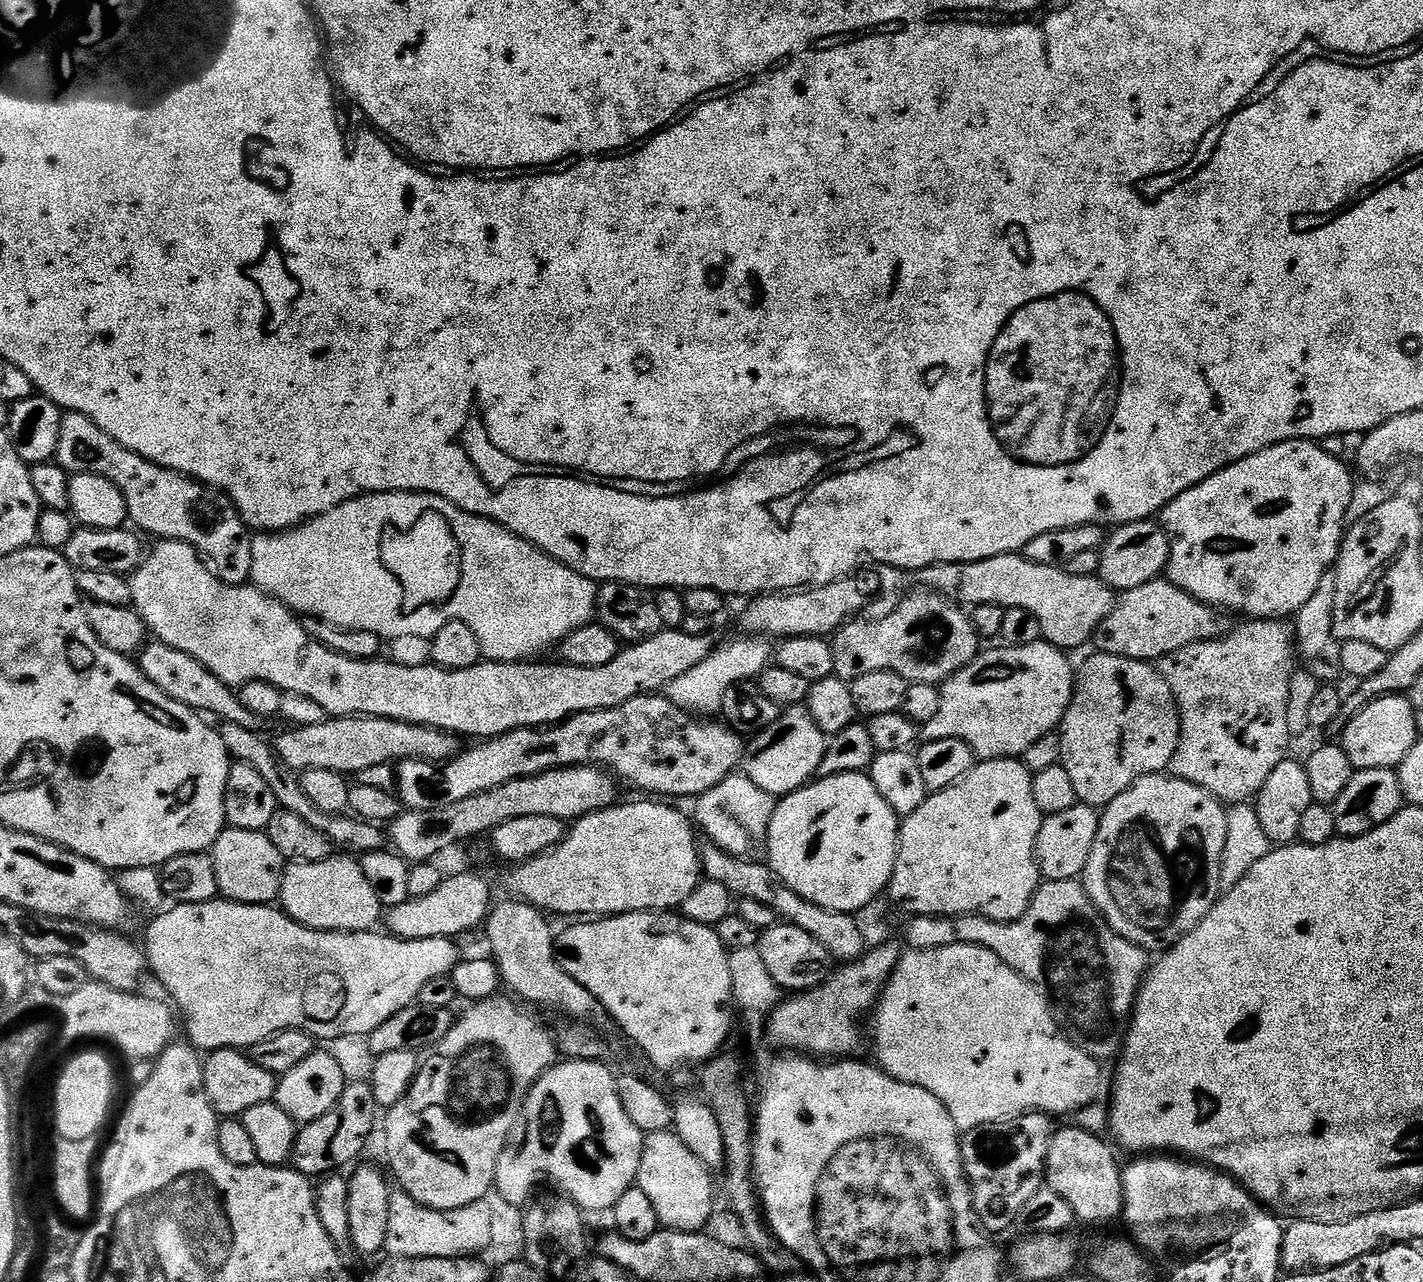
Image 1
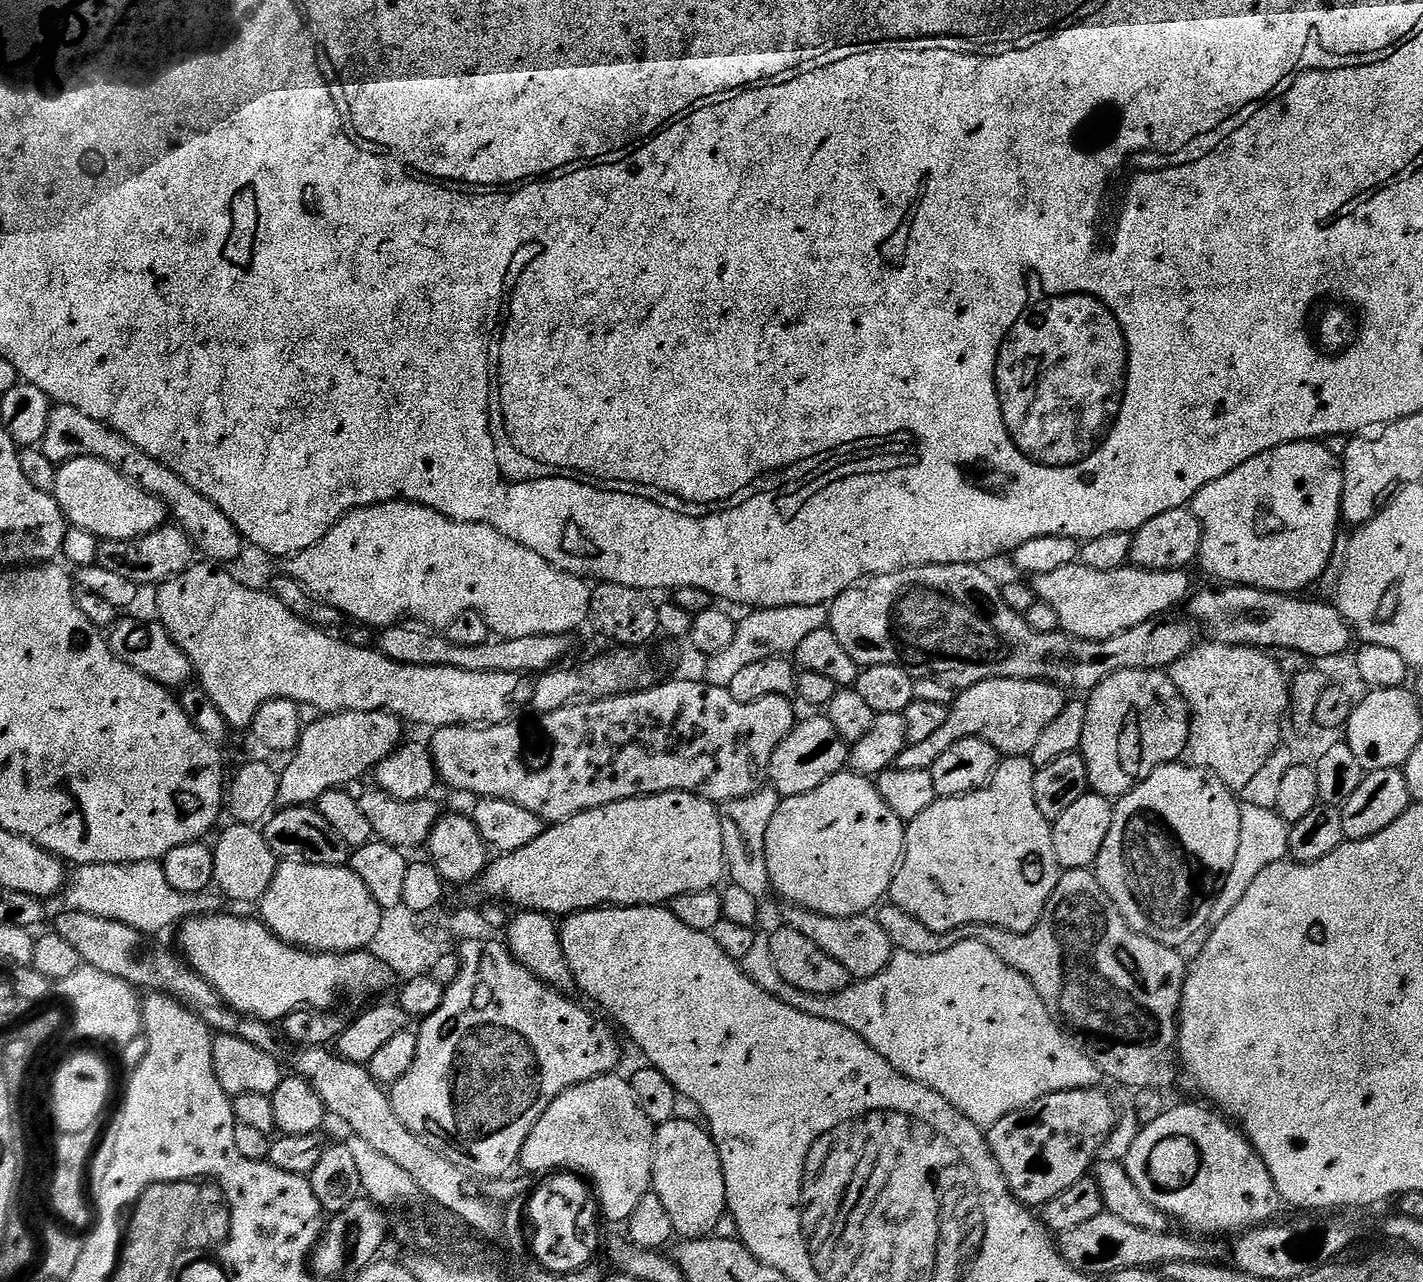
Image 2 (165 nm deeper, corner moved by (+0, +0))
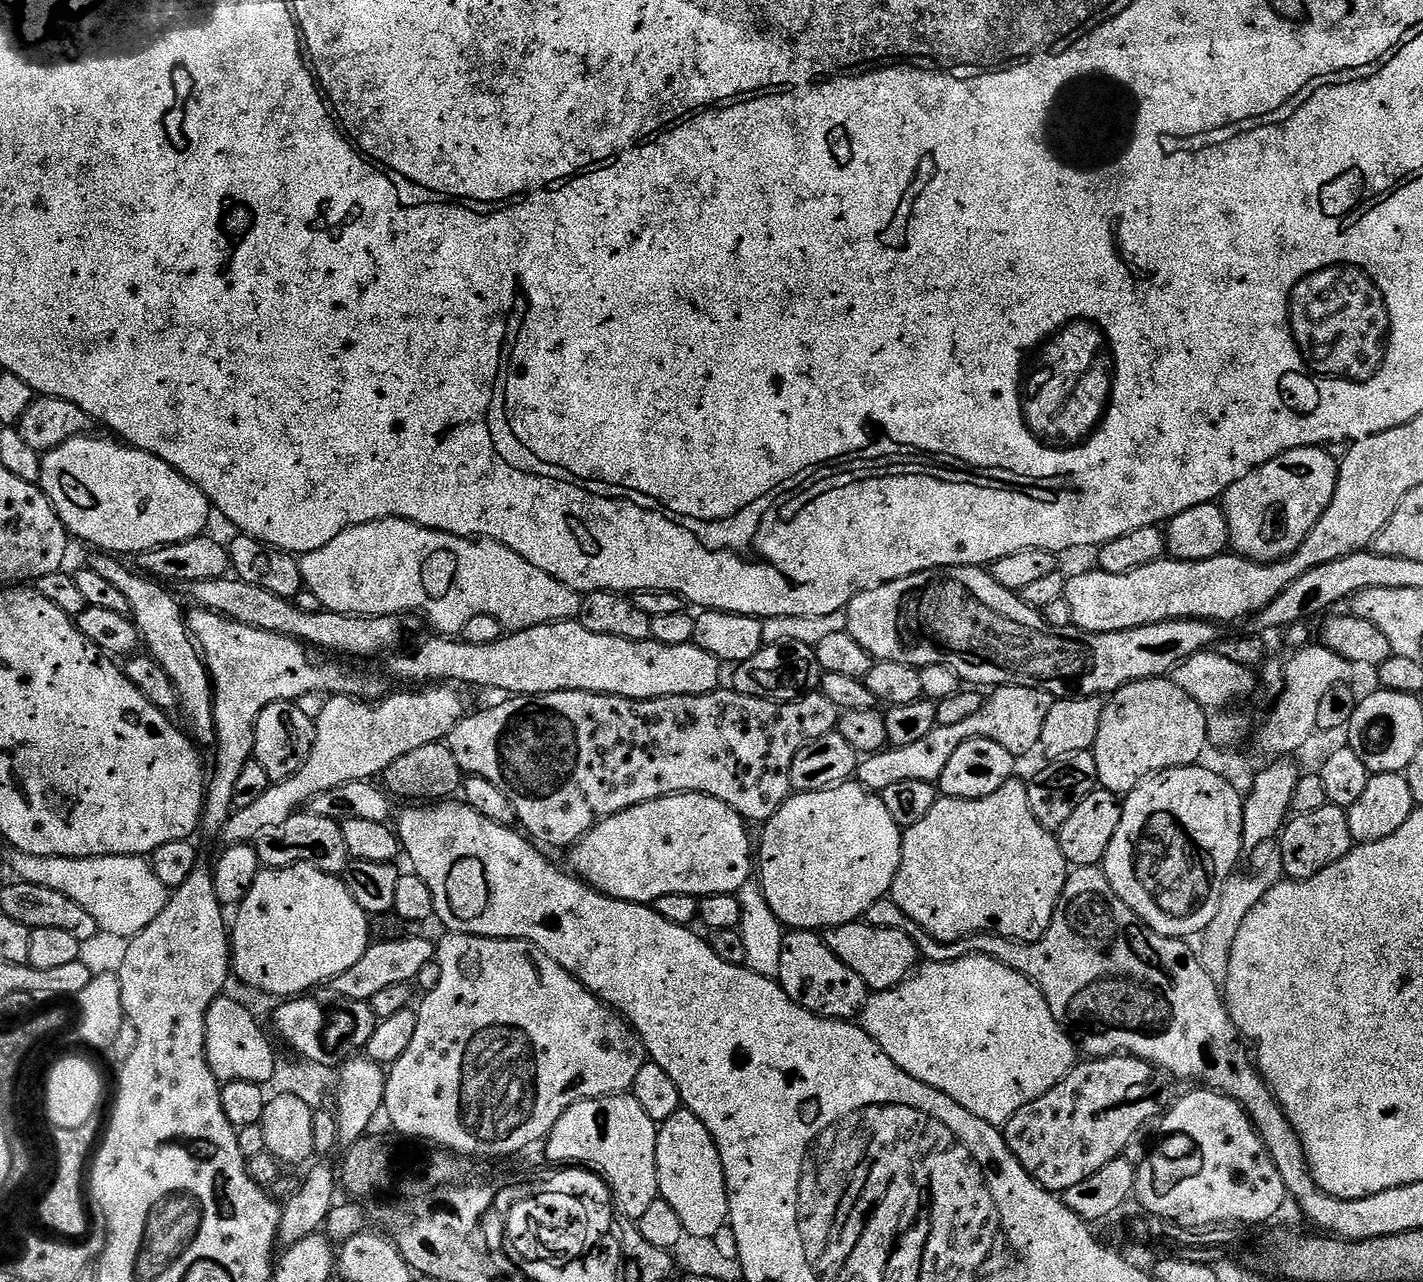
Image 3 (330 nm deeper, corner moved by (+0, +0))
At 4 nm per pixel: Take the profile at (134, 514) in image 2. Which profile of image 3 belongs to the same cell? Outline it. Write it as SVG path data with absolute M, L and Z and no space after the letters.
M92 435L74 437L53 452L43 453L40 461L39 487L44 489L61 522L75 539L77 536L93 544L104 554L139 554L205 535L210 505L201 488L191 484L183 474L154 454L115 439L99 440Z

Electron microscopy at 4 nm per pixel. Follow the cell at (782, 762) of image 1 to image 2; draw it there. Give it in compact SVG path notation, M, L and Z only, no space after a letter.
M812 714L809 720L801 719L790 735L780 743L778 750L770 758L767 779L771 787L787 798L806 794L822 782L834 778L845 771L850 760L850 746L840 737L838 730L830 726L827 715Z

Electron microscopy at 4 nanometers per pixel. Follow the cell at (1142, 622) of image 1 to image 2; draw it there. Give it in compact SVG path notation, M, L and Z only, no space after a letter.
M1212 587L1216 588L1204 588L1200 593L1197 591L1191 597L1190 605L1191 619L1197 625L1200 623L1215 643L1261 650L1281 648L1284 652L1301 652L1304 656L1317 656L1324 660L1327 656L1342 655L1348 643L1354 640L1352 628L1331 603L1300 600L1304 598L1282 592L1264 592L1261 588Z

